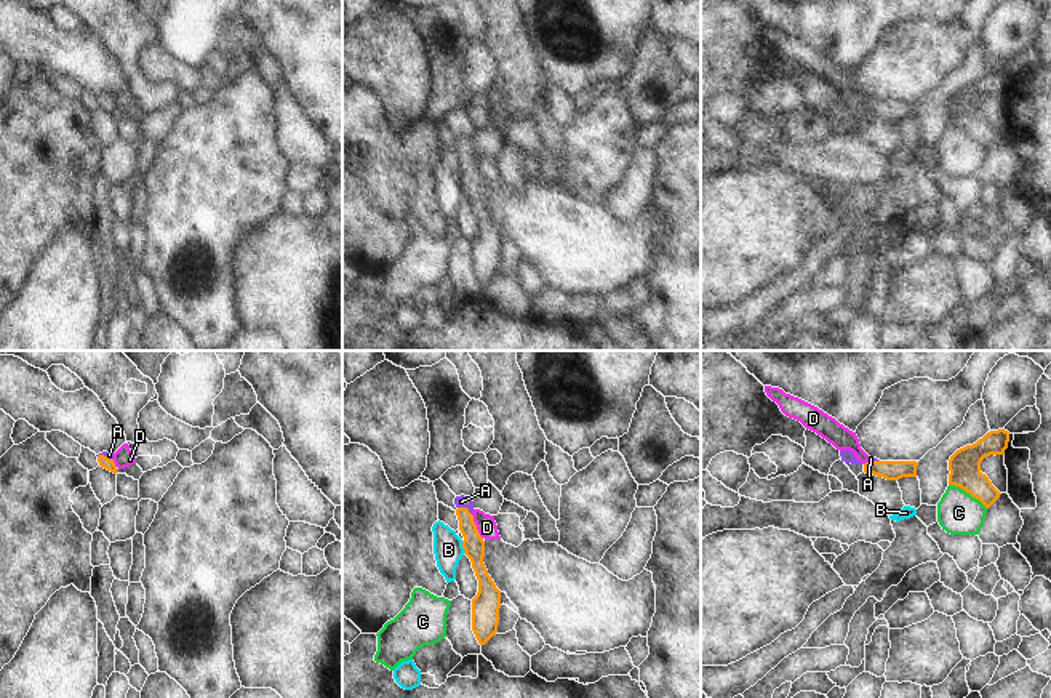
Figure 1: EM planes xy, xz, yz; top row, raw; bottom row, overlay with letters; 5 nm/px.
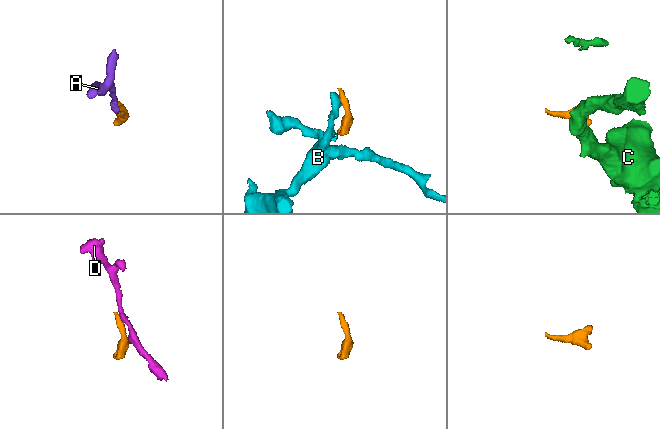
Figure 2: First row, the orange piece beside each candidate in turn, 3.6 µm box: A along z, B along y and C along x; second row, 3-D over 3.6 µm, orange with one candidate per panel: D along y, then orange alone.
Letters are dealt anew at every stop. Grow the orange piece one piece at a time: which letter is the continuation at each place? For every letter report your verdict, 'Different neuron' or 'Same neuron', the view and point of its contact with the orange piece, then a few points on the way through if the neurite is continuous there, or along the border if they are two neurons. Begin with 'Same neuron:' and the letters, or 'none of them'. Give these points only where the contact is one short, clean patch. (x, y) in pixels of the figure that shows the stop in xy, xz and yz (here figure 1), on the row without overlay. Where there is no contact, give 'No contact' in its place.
Same neuron: A
A: Same neuron. Touches orange at xz (466, 149). Path across: xz (474, 186), (466, 165), (466, 149), (461, 143)
B: Different neuron. Touches orange at xz (463, 188). Boundary: xz (461, 183), (466, 194)
C: Different neuron. Touches orange at yz (968, 133). Boundary: yz (949, 125), (959, 127), (987, 149)
D: Different neuron. Touches orange at xz (475, 168). Boundary: xz (471, 156), (482, 180).

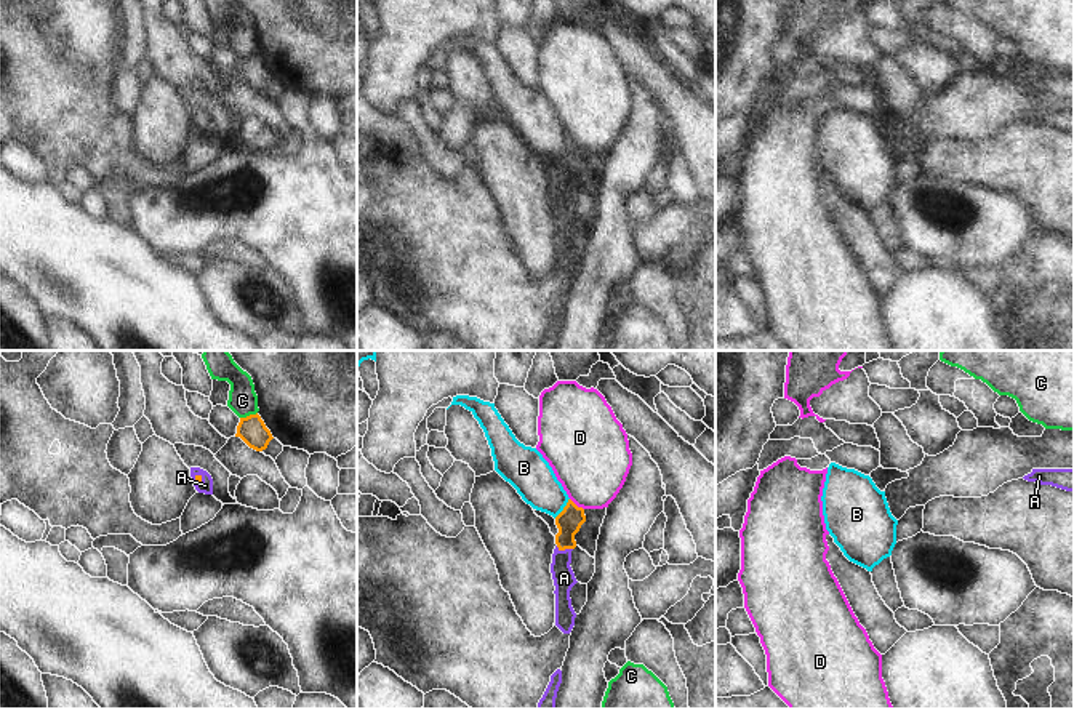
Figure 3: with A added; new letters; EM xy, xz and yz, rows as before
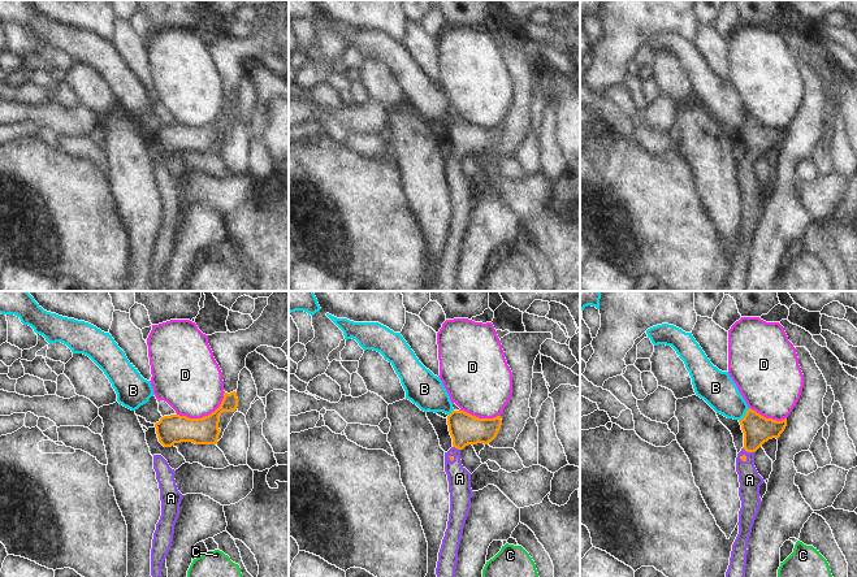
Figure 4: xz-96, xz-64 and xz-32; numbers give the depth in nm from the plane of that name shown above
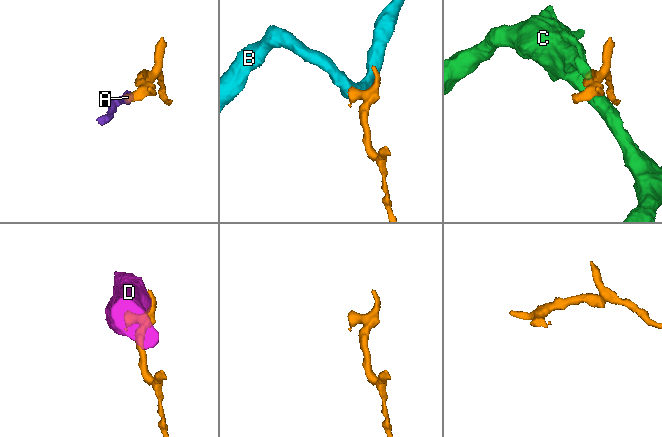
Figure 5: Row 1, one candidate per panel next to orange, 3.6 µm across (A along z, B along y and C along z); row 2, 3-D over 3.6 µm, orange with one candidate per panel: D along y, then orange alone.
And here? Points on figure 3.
Same neuron: A
A: Same neuron. Touches orange at xz (564, 191). Path across: xz (569, 164), (564, 191), (564, 220)
B: Different neuron. Touches orange at xz (564, 149). Boundary: xz (569, 140), (567, 146), (554, 159)
C: Different neuron. Touches orange at xy (250, 56)
D: Different neuron. Touches orange at xz (575, 146).

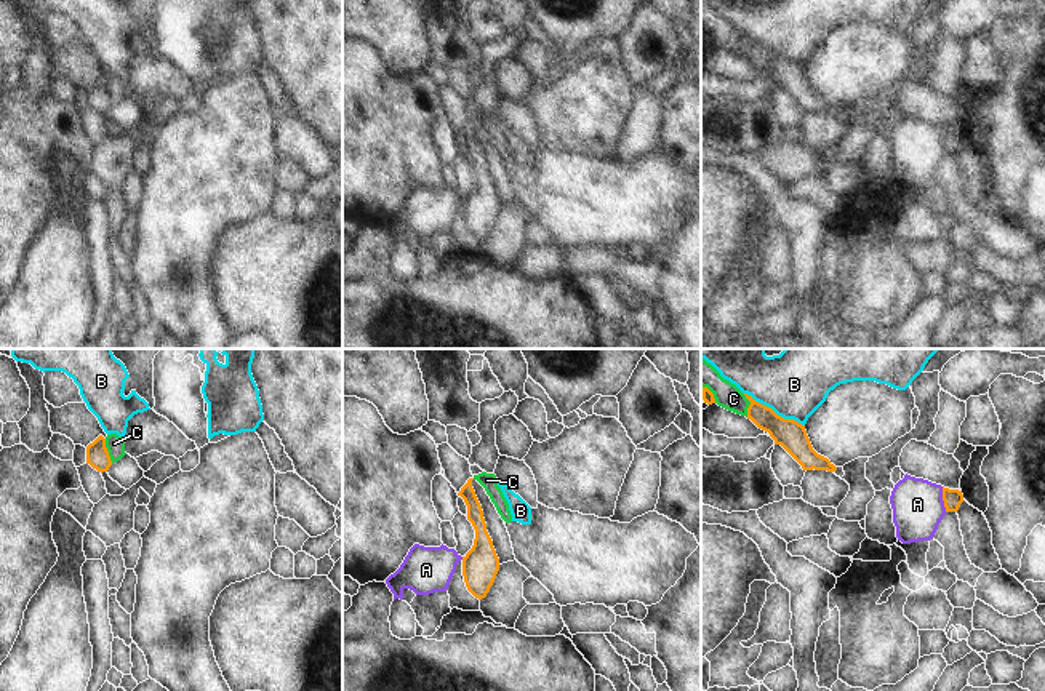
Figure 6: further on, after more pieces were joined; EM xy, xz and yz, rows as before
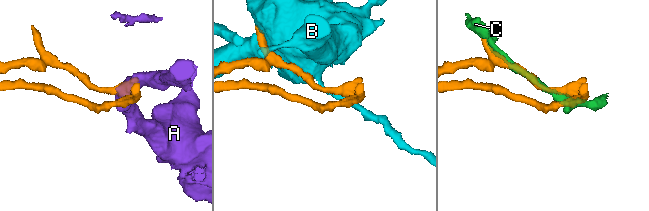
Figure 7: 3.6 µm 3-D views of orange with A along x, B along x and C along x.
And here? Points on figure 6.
Same neuron: none of them
A: Different neuron. Touches orange at yz (943, 141). Boundary: yz (941, 128), (941, 141), (946, 152)
B: Different neuron. Touches orange at yz (773, 53)
C: Different neuron. Touches orange at xy (108, 93).

